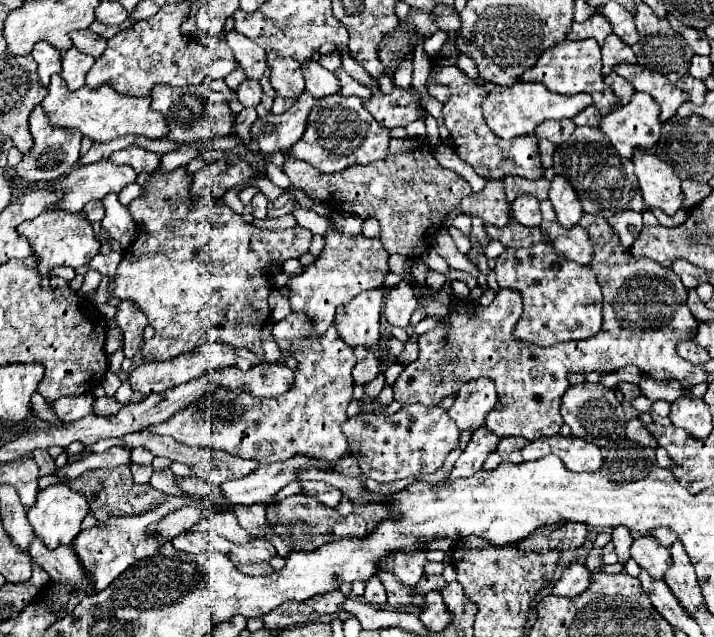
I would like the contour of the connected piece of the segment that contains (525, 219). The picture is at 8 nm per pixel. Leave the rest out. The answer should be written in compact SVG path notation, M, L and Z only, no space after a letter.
M519 195L513 201L513 217L525 227L539 227L543 221L539 201L533 195Z

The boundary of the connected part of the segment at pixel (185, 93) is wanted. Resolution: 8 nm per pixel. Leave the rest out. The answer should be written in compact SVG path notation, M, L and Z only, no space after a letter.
M155 85L151 89L151 109L159 111L167 119L169 123L167 139L173 143L189 143L195 139L215 139L215 137L225 137L233 131L233 113L229 109L227 99L221 93L203 91L201 87L175 89L167 85Z

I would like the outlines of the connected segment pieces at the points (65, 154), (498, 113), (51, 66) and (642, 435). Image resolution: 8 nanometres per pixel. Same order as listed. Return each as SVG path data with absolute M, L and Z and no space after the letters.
M39 105L33 109L29 117L29 127L35 143L31 151L23 155L21 163L17 165L19 177L23 177L25 181L55 181L63 177L79 159L79 145L83 135L79 135L79 131L59 131L57 127L51 127L45 111Z
M515 83L511 87L497 87L493 93L489 93L483 101L483 115L491 131L501 139L513 139L521 135L529 135L535 131L535 127L547 119L565 119L573 117L585 107L591 105L591 95L579 93L573 97L565 97L559 93L547 91L543 83Z
M39 41L35 43L33 47L33 53L31 53L39 65L39 77L41 77L41 83L47 87L49 85L49 77L53 73L61 73L61 51L55 51L55 47L51 47L51 43L47 41Z
M637 417L631 419L631 421L627 423L625 433L627 433L627 439L631 439L631 441L635 441L635 443L641 443L641 445L645 445L645 447L657 449L657 441L655 441L655 437L643 427L643 423L641 423Z

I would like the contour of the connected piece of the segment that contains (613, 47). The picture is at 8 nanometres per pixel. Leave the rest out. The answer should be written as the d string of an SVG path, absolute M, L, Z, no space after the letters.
M613 33L601 45L601 53L603 53L603 75L609 75L611 69L619 63L637 63L631 47L621 43L621 39Z

